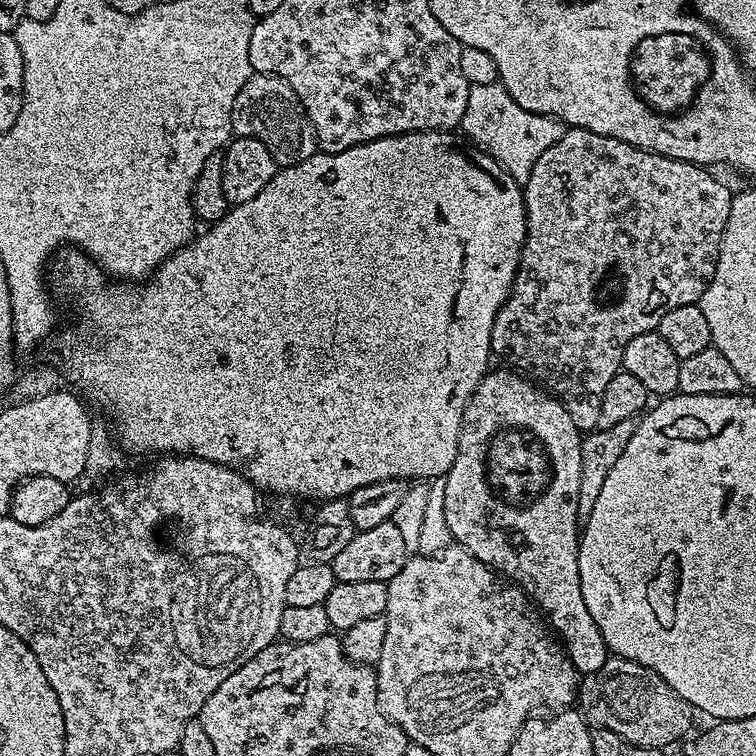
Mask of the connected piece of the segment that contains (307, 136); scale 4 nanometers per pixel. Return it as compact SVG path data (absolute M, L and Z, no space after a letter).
M257 72L238 90L232 107L232 131L236 136L258 138L280 168L294 166L318 151L310 118L294 90L282 78Z

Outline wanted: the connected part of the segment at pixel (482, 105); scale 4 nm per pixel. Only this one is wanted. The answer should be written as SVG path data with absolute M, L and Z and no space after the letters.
M497 82L490 86L469 87L466 114L462 114L459 131L483 152L489 152L506 169L510 178L523 182L530 178L534 162L538 162L544 151L550 150L550 146L564 136L566 125L553 116L522 110L522 106L510 98L503 84Z

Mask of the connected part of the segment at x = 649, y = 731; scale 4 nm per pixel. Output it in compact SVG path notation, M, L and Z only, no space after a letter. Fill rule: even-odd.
M609 655L602 670L589 672L579 681L578 711L592 728L614 730L618 738L626 738L628 744L643 748L667 749L668 744L674 743L675 740L683 741L693 731L694 709L688 705L686 698L682 698L682 694L675 692L674 686L666 686L666 682L662 682L662 678L654 674L654 670L638 662L630 662L621 656Z

